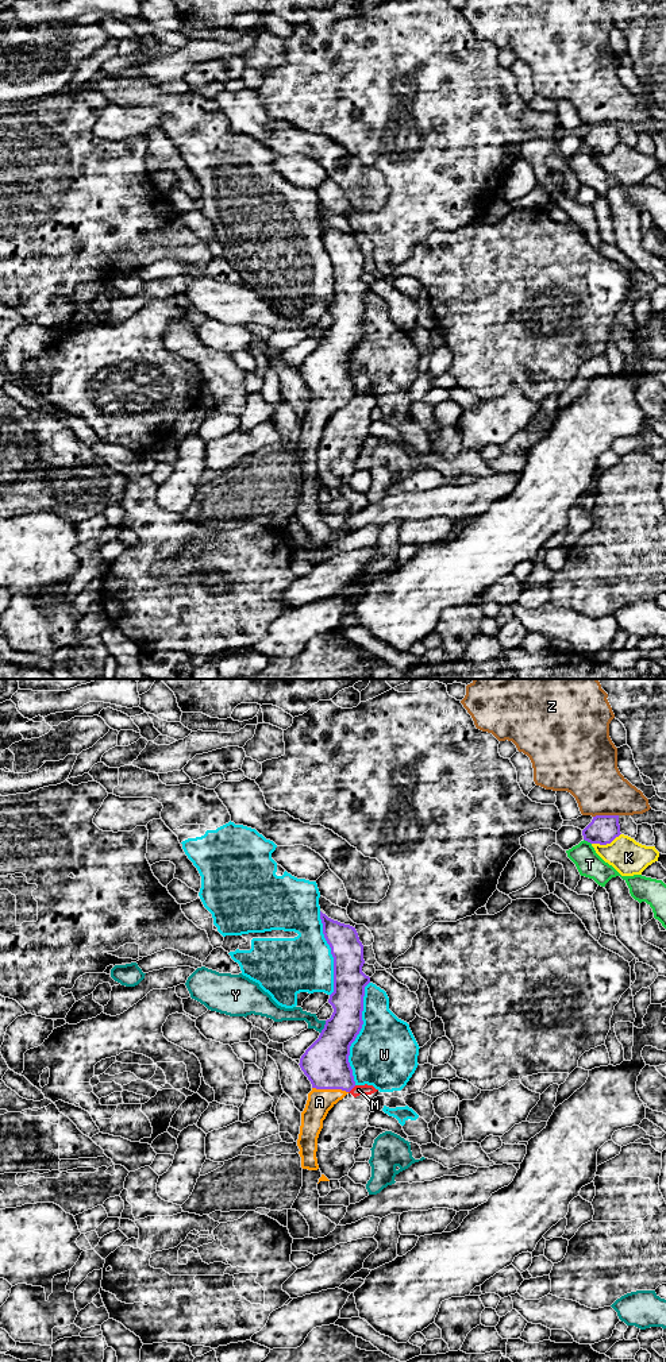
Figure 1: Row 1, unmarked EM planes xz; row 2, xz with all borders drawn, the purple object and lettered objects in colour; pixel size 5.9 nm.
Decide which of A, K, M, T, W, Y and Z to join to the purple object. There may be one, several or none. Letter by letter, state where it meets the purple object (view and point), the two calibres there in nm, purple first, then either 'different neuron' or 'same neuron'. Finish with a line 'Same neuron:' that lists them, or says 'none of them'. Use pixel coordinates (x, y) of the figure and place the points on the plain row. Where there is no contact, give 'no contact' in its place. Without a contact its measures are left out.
A: contact xz (330, 397); calibres 280 and 150 nm; same neuron
K: contact xz (605, 153); calibres 170 and 220 nm; different neuron
M: contact xz (351, 397); calibres 280 and 60 nm; different neuron
T: contact xz (588, 150); calibres 170 and 160 nm; different neuron
W: contact xz (358, 342); calibres 260 and 400 nm; different neuron
Y: contact xz (324, 336); calibres 280 and 80 nm; different neuron
Z: contact xz (605, 124); calibres 170 and 320 nm; different neuron
Same neuron: A

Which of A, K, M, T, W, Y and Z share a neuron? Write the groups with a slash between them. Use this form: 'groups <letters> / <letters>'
groups A / K / M Y / T / W / Z

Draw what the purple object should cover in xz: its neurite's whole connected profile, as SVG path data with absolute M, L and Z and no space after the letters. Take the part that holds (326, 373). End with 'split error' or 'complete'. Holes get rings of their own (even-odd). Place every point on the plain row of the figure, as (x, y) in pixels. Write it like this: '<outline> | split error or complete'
M322 220L320 228L334 266L334 301L328 308L334 321L299 373L312 393L297 448L301 476L308 479L319 478L316 460L323 429L355 396L349 364L363 333L365 296L370 292L370 286L362 281L363 254L355 236L334 229Z | split error

